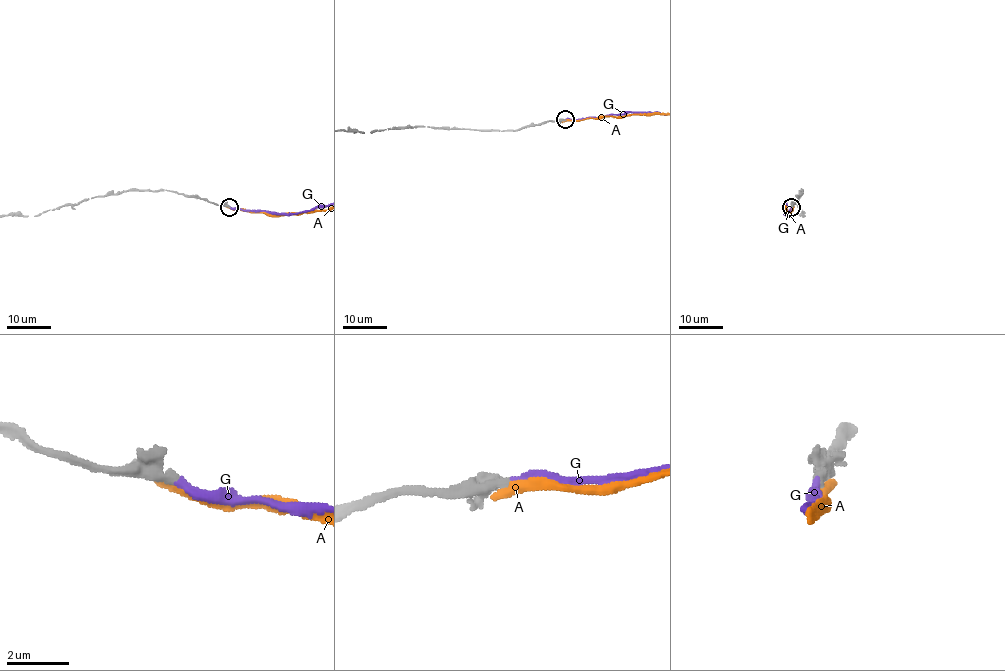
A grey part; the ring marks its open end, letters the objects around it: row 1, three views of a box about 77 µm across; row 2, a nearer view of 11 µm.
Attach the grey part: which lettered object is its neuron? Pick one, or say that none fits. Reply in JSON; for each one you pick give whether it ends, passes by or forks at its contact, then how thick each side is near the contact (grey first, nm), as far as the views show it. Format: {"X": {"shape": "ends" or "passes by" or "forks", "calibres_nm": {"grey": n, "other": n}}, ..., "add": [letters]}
{"G": {"shape": "ends", "calibres_nm": {"grey": 360, "other": 260}}, "add": ["G"]}

